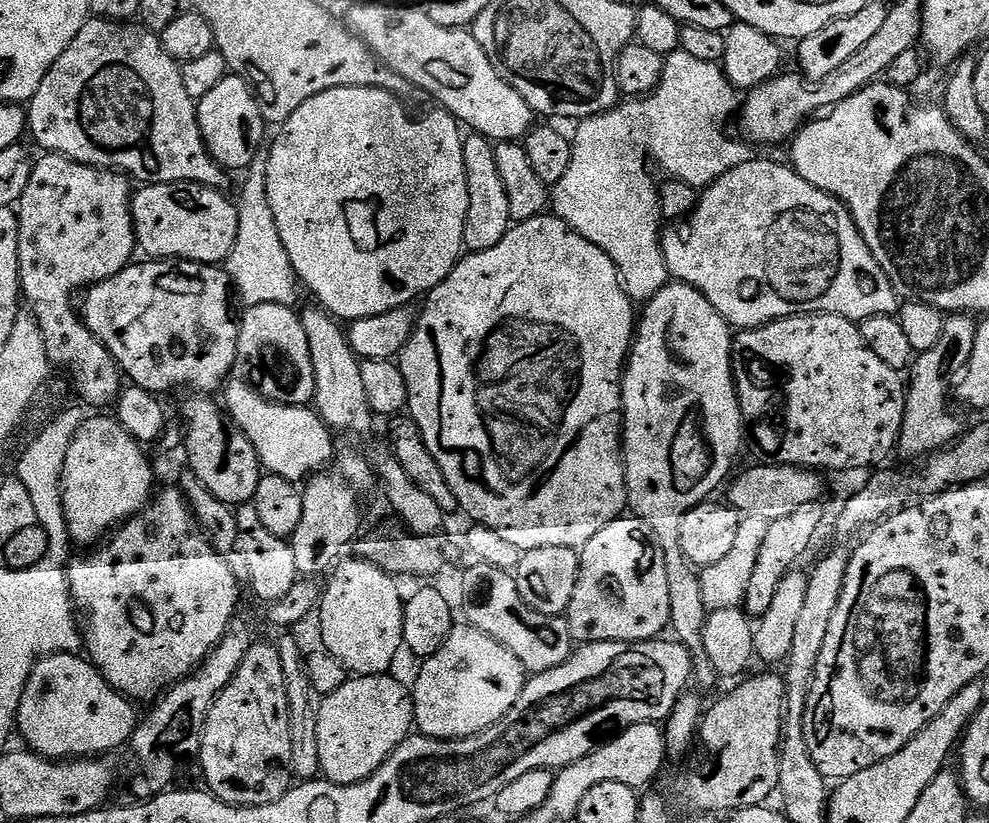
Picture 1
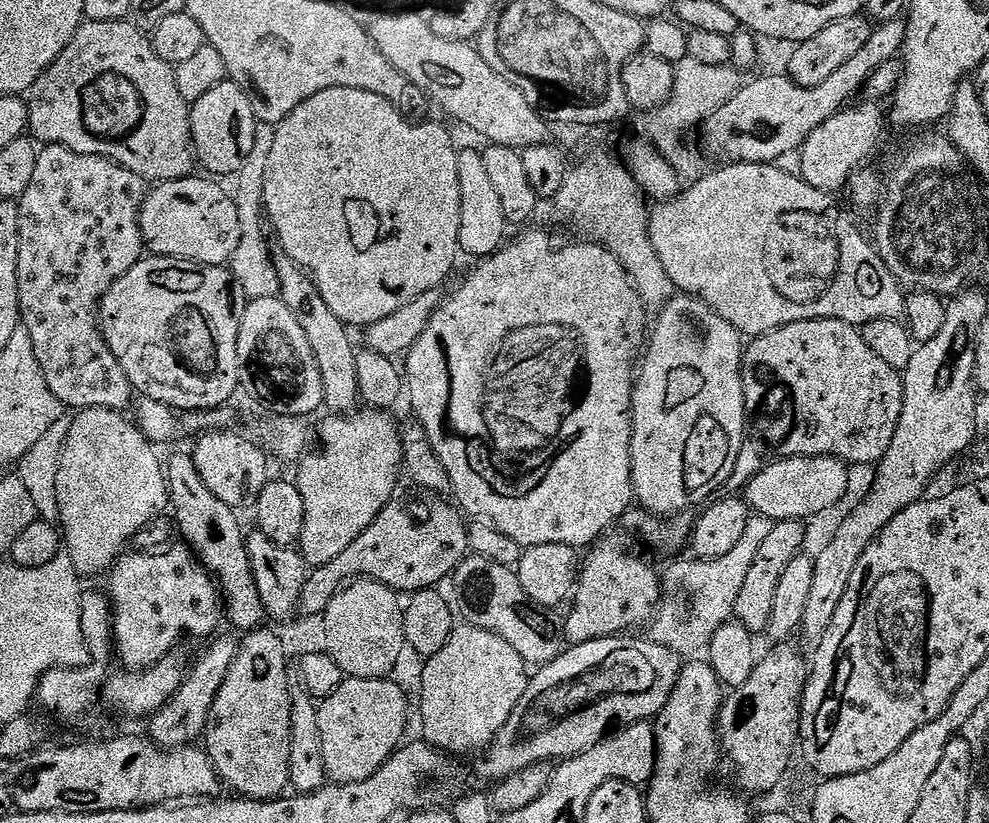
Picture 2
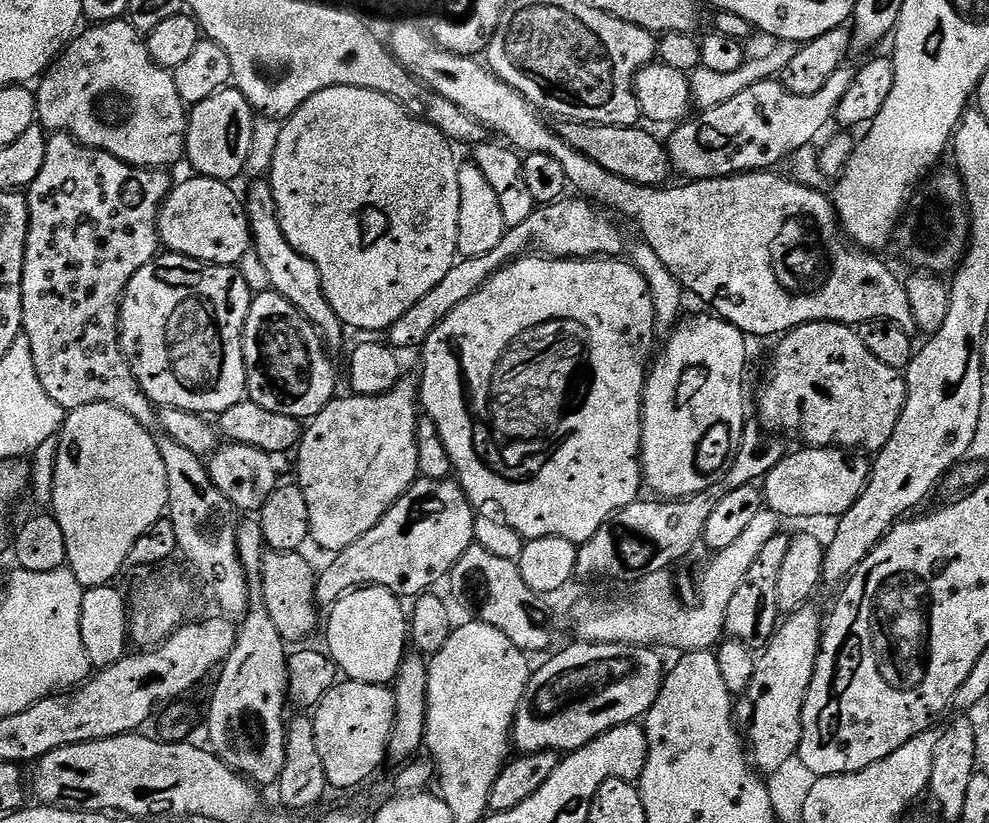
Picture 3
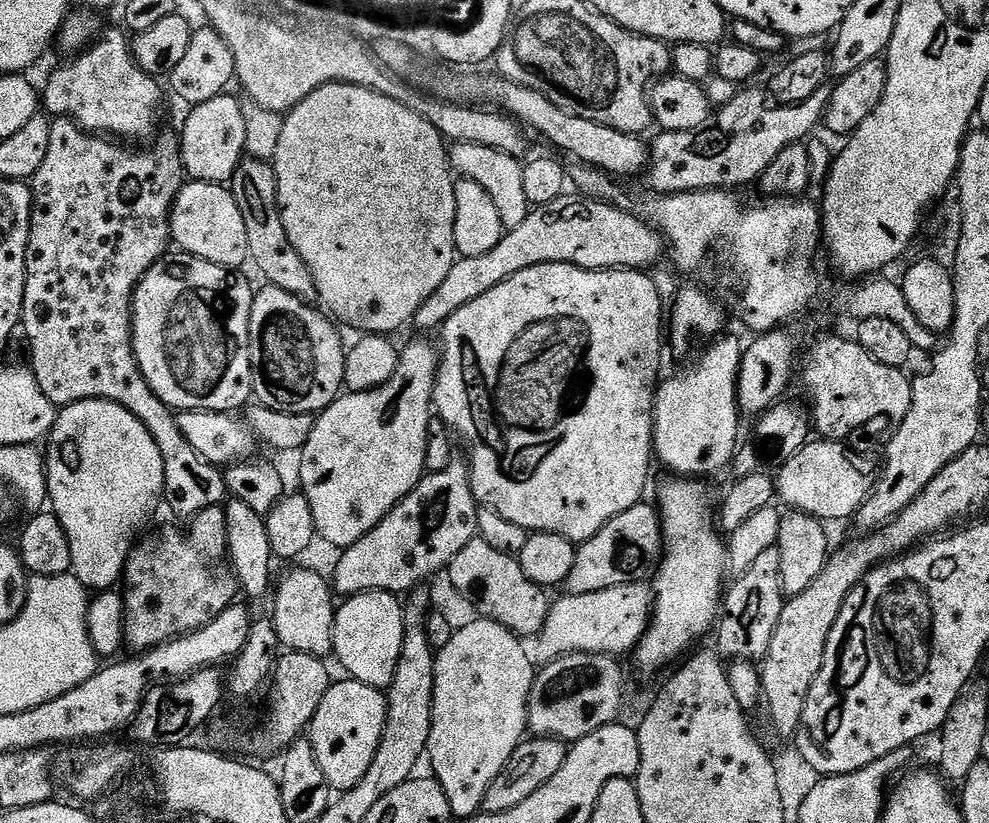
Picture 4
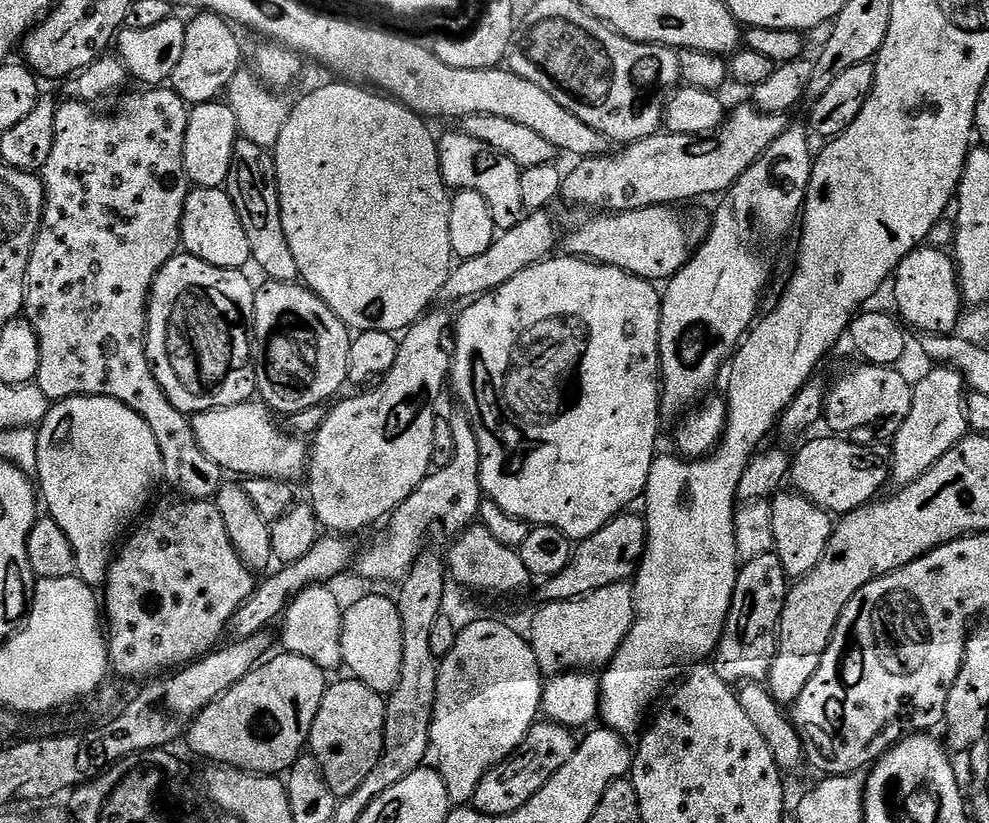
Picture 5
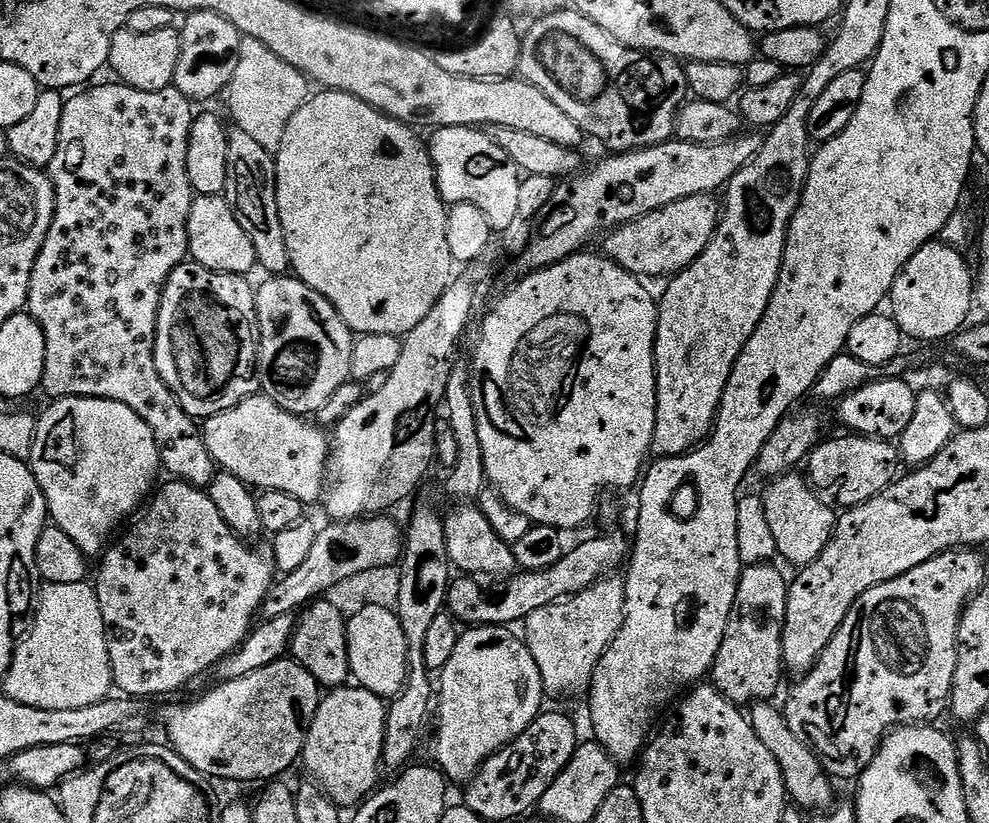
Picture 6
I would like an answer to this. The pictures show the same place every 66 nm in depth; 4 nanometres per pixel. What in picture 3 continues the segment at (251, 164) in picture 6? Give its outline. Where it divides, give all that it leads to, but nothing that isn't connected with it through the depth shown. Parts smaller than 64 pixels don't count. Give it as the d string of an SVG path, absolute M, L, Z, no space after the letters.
M256 178L251 181L246 195L246 207L248 209L248 225L252 231L251 251L258 254L258 259L266 269L266 278L271 291L286 298L303 316L316 327L320 333L320 339L329 349L335 350L344 344L344 332L346 326L334 314L334 306L326 298L322 290L322 274L318 274L318 266L307 260L290 242L286 242L286 234L282 234L280 219L276 213L276 203L272 193L271 183L264 178Z

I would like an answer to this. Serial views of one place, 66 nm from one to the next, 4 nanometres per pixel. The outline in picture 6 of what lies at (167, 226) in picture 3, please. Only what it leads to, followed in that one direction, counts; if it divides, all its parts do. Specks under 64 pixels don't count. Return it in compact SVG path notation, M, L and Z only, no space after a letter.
M196 196L192 201L188 219L188 250L191 259L215 272L228 272L231 276L244 276L257 267L254 246L238 226L236 212L223 196Z

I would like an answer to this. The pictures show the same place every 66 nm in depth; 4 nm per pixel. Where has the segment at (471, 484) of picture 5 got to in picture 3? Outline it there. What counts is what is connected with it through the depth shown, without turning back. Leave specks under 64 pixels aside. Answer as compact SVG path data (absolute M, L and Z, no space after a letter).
M417 479L410 491L402 494L390 510L374 526L374 530L366 530L358 542L346 546L346 550L335 553L332 560L316 577L316 602L321 609L331 609L346 594L353 592L355 588L385 588L395 596L401 598L415 598L425 595L440 579L447 577L452 568L466 554L468 548L473 547L476 535L474 526L478 512L469 502L468 495L462 491L455 479L426 480Z

